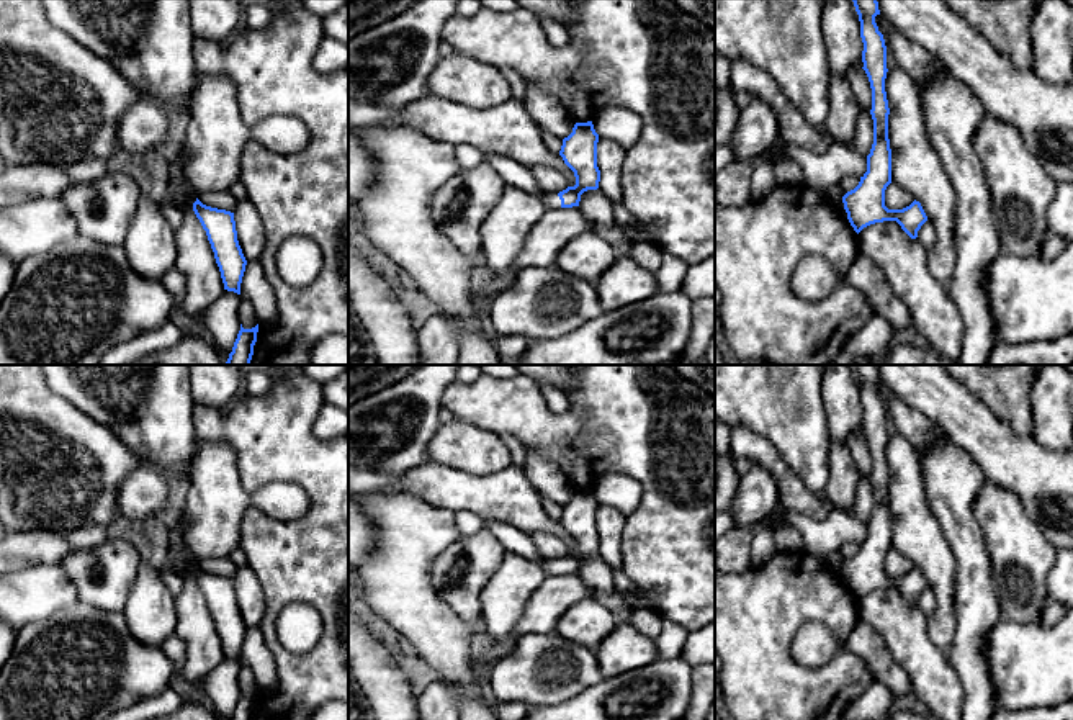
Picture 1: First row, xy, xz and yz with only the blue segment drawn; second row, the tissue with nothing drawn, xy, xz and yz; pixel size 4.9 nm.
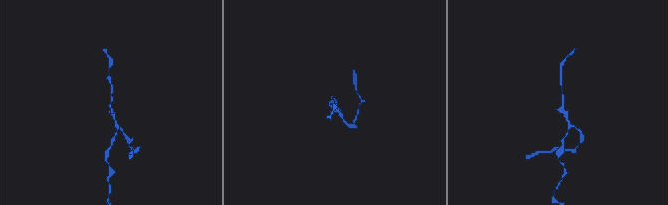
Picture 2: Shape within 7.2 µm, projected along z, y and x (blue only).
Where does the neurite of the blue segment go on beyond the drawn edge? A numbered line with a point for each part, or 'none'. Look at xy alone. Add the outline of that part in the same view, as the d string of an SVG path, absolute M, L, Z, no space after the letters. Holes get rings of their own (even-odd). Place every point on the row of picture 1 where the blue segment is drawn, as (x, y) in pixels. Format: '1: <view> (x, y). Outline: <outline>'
1: xy (180, 200). Outline: M196 193L193 196L183 196L183 195L178 195L175 201L168 203L168 205L173 205L177 208L180 206L186 206L186 208L193 208L193 203L196 201Z

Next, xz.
1: xz (550, 200). Outline: M545 193L540 200L546 208L561 208L558 193Z

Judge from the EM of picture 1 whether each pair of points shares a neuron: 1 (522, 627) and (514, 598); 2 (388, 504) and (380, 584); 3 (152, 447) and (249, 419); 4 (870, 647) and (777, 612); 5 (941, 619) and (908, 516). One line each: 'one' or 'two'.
1: two
2: one
3: two
4: two
5: one

